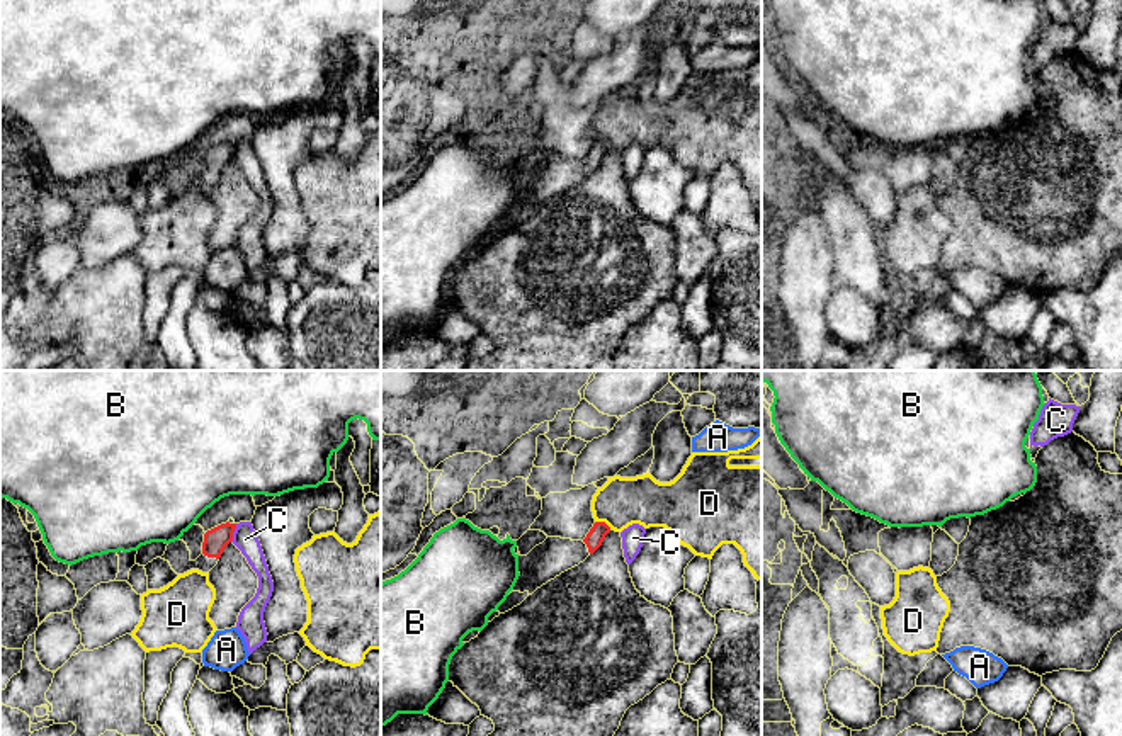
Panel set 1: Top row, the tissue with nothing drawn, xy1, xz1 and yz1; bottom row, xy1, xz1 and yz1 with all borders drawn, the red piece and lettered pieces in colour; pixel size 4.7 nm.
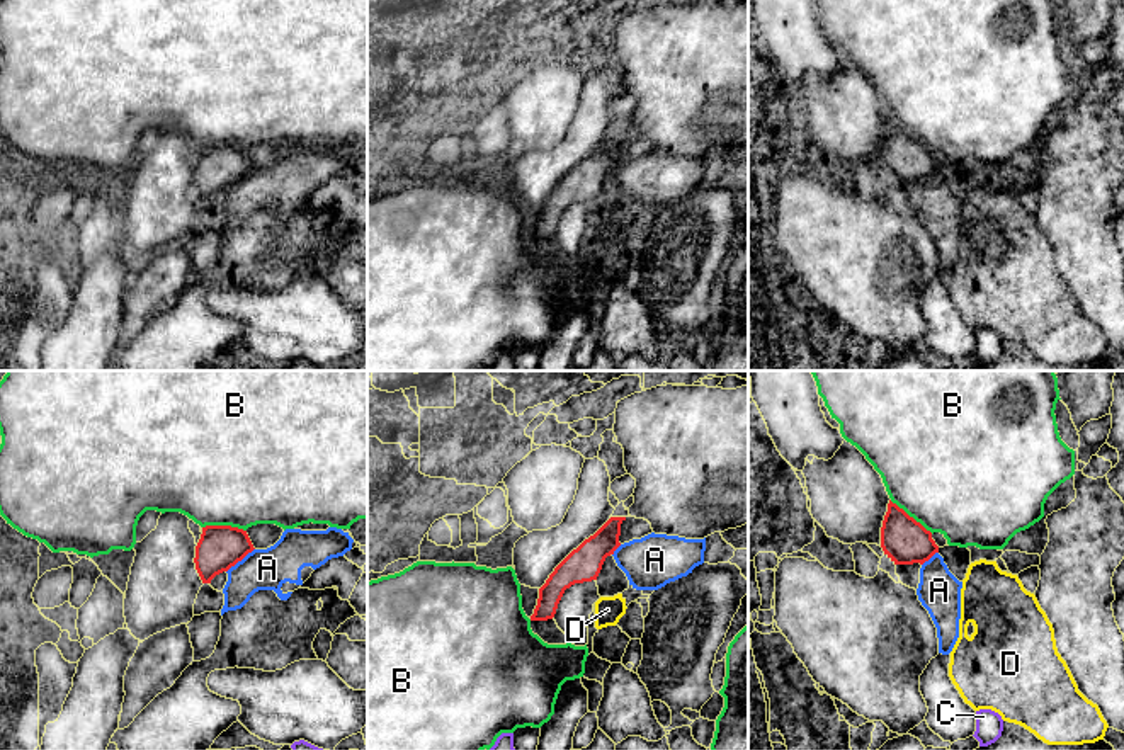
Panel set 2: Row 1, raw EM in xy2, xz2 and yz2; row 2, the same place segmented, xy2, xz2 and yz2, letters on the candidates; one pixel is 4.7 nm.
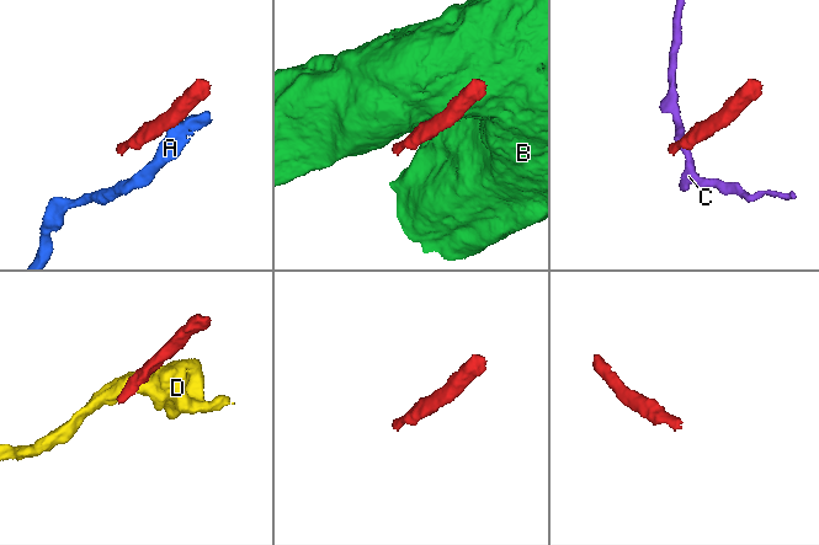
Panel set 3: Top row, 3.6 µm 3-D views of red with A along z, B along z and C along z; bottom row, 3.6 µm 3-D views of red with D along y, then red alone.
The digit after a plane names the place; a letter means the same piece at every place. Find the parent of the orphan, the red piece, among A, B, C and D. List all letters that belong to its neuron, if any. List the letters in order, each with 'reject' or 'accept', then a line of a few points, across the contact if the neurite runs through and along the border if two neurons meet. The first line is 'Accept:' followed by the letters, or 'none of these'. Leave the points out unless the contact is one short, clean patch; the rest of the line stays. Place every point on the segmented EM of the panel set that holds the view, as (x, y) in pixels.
Accept: none of these
A: reject; line xy2 (254, 548), (227, 572)
B: reject
C: reject; line xy1 (237, 524), (230, 541)
D: reject; line xz1 (595, 520), (602, 520), (611, 529)

